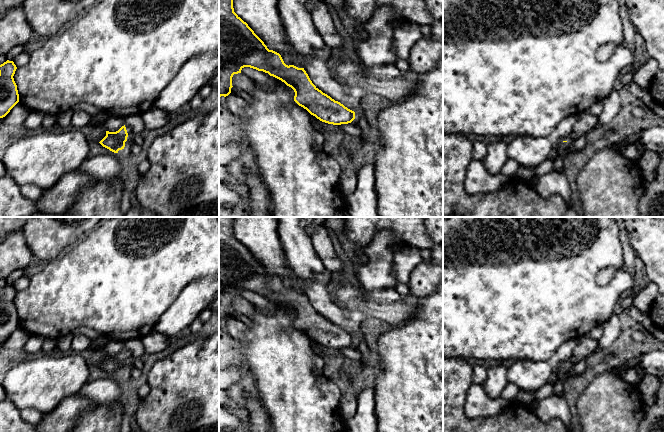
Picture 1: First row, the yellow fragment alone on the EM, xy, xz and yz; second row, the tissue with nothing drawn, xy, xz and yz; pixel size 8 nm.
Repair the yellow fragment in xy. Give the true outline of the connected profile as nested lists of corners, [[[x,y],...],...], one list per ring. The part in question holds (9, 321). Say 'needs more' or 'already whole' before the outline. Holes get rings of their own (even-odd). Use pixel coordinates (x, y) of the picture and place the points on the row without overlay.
already whole; [[[7,284],[0,289],[0,342],[5,341],[19,326],[14,298],[17,291],[13,285]]]

